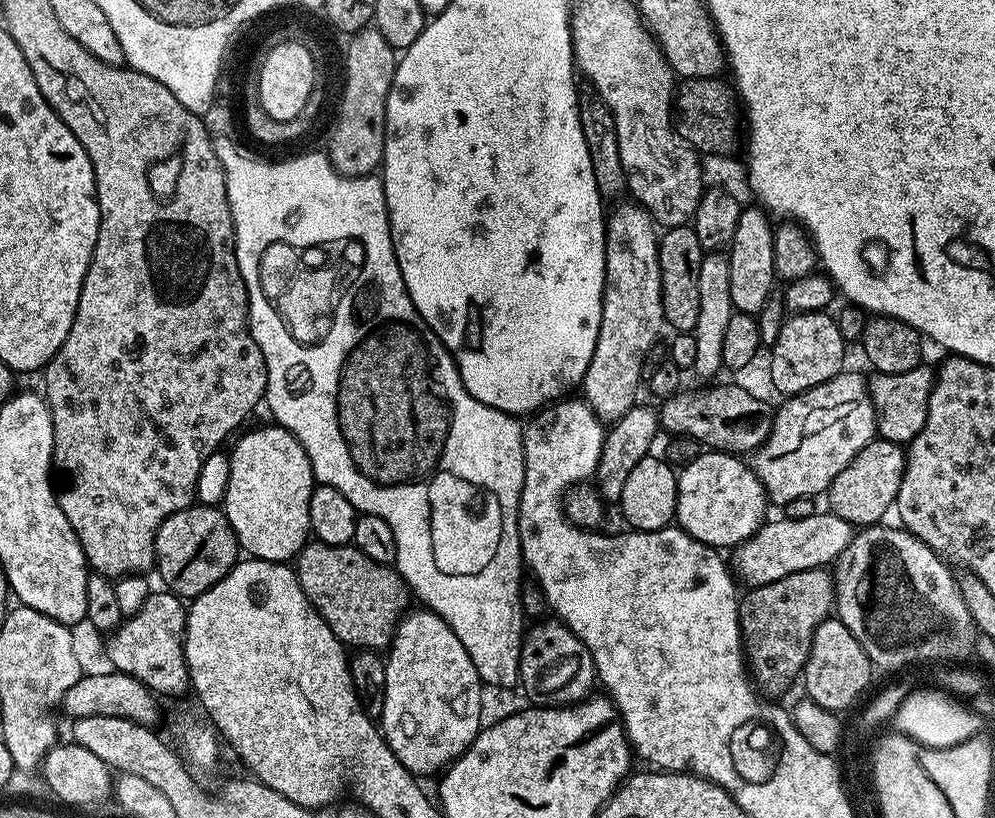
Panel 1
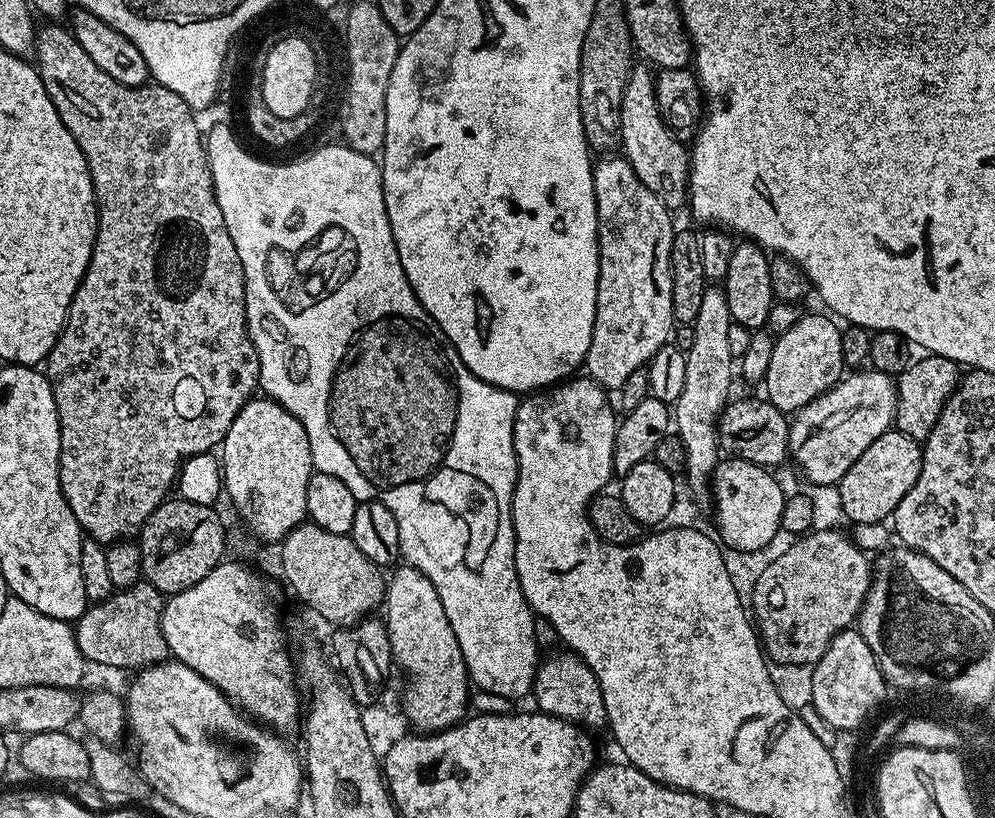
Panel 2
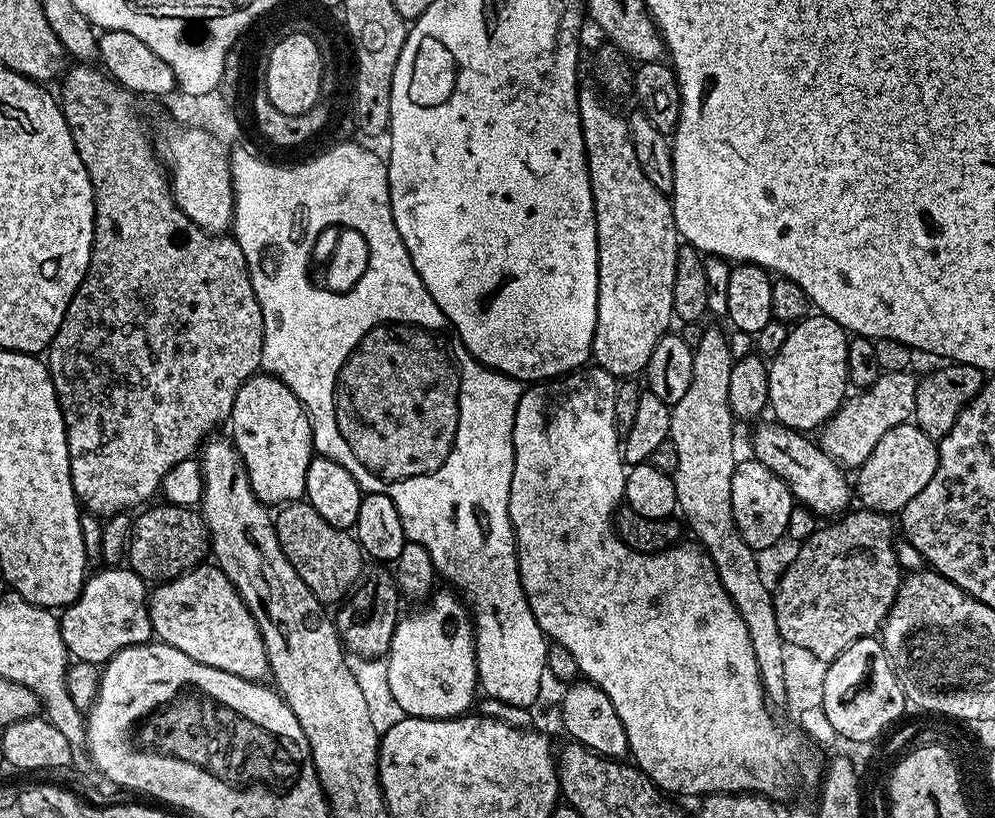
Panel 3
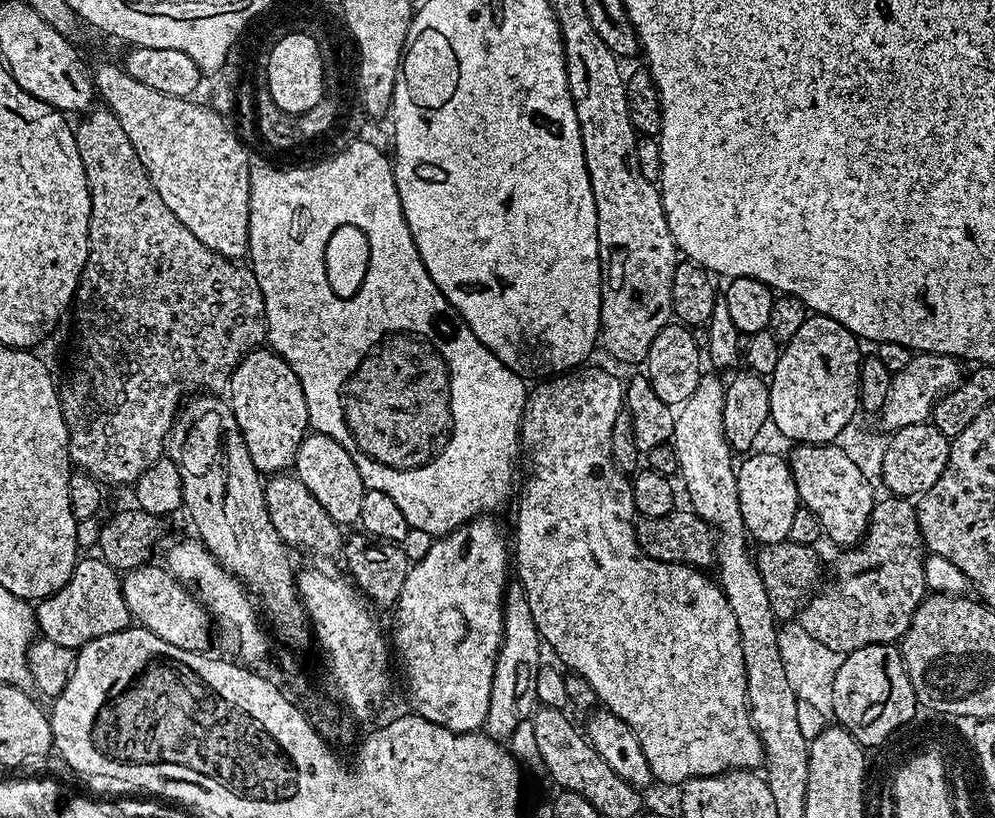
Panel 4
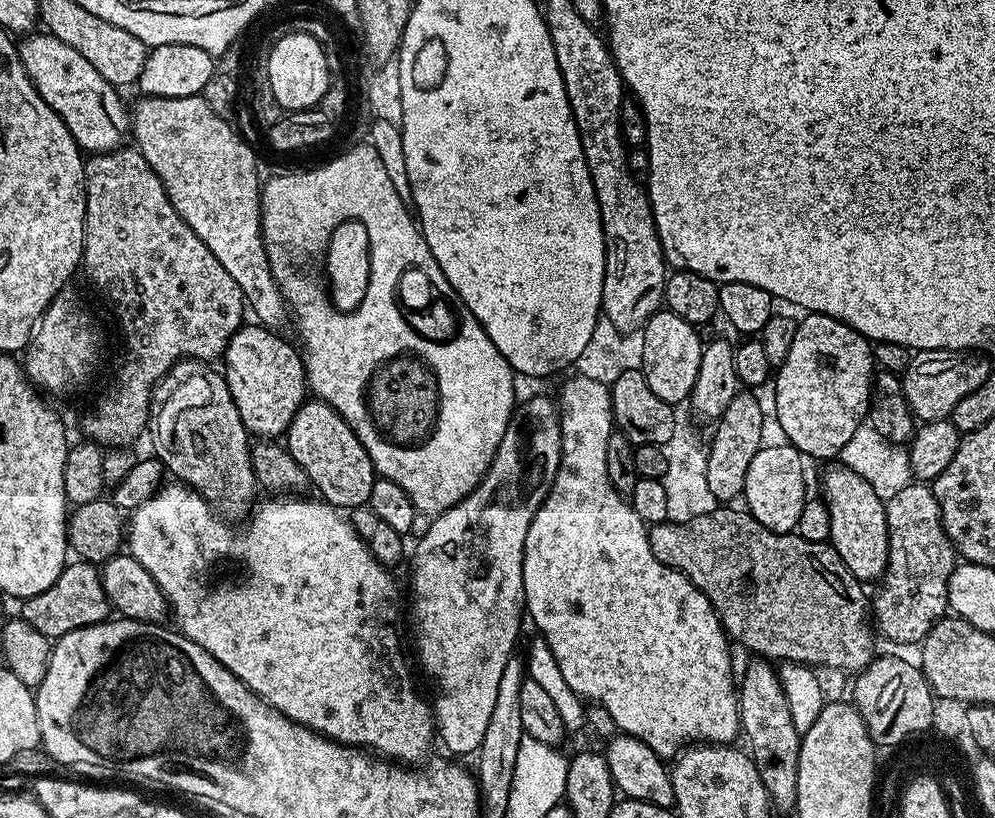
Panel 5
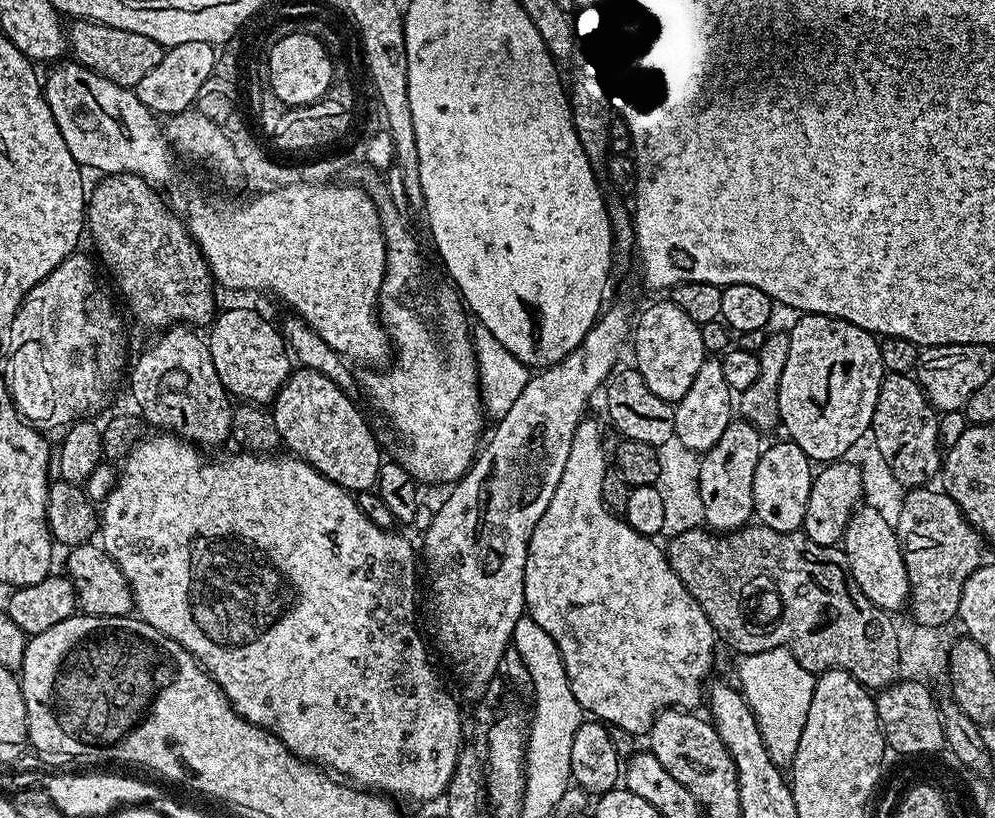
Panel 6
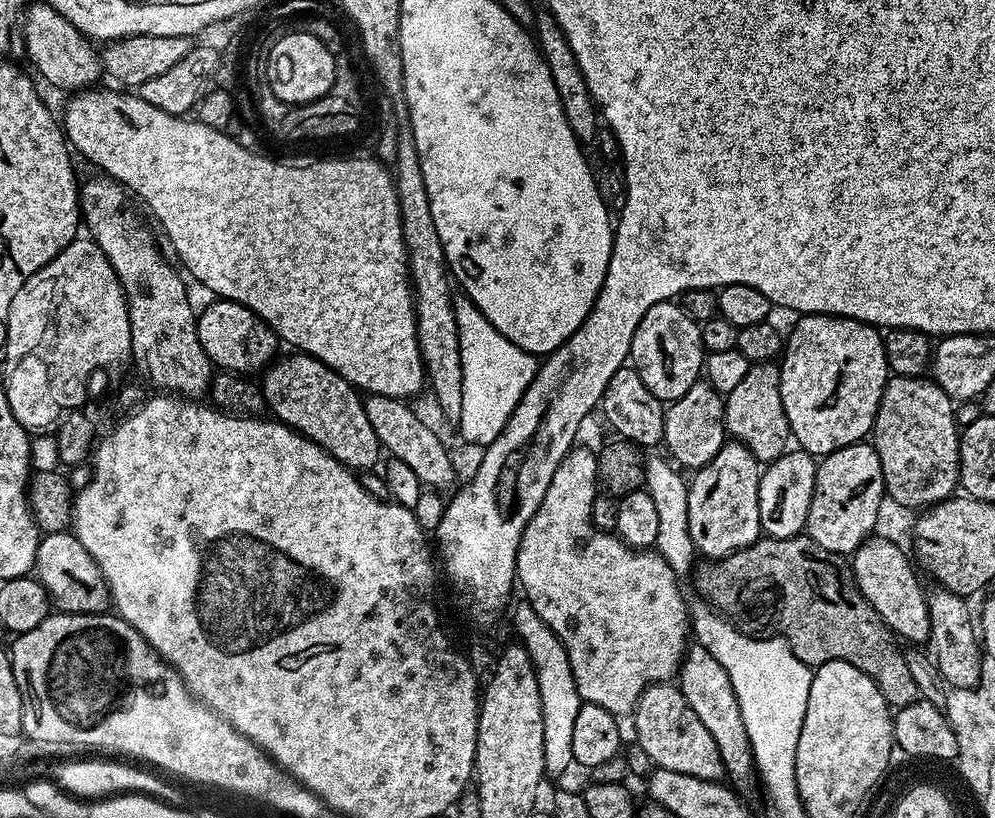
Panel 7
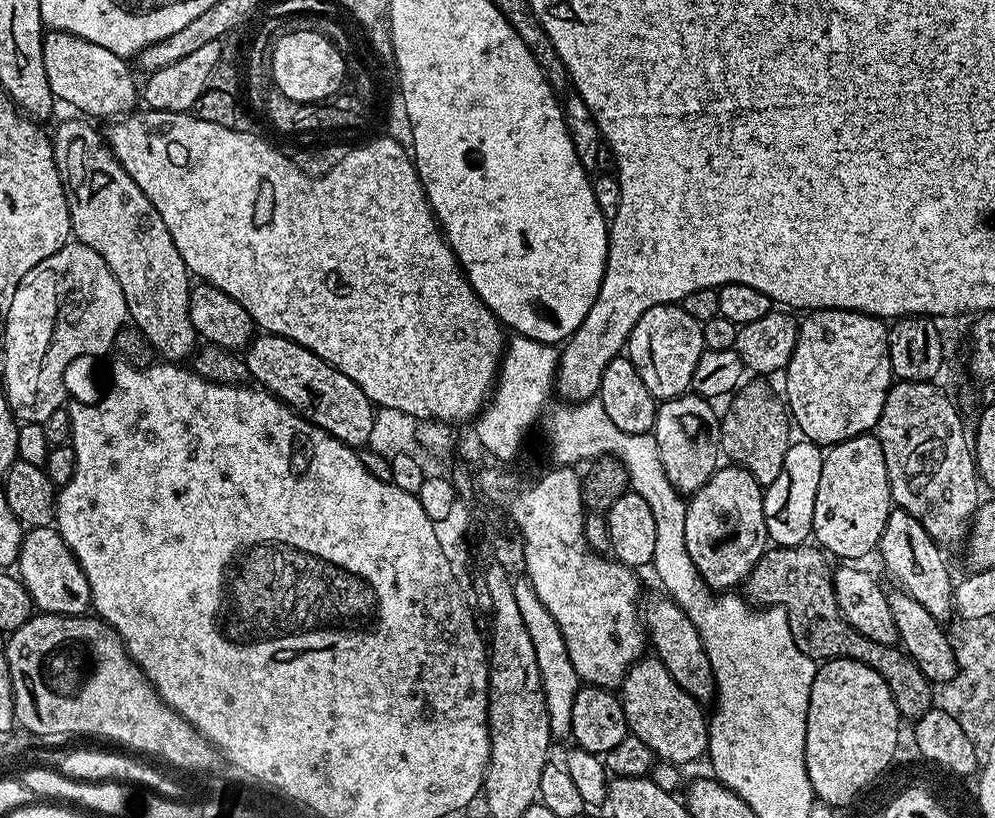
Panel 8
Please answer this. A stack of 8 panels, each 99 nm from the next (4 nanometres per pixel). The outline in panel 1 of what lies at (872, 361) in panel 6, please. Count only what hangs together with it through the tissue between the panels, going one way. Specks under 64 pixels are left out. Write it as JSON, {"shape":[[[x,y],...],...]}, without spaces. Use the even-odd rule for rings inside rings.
{"shape":[[[827,311],[797,312],[785,319],[778,334],[778,342],[770,345],[772,353],[771,377],[785,397],[799,396],[814,386],[834,378],[845,367],[846,342],[838,330],[835,319]]]}

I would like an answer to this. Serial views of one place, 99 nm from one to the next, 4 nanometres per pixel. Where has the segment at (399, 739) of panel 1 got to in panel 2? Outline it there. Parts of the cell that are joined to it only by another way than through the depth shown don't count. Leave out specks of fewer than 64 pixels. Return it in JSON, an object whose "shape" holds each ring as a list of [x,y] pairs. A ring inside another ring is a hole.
{"shape":[[[406,563],[397,565],[392,571],[386,582],[384,608],[388,610],[386,625],[393,661],[398,666],[400,663],[408,679],[402,715],[421,733],[443,732],[461,723],[469,711],[468,667],[434,584],[416,567]]]}

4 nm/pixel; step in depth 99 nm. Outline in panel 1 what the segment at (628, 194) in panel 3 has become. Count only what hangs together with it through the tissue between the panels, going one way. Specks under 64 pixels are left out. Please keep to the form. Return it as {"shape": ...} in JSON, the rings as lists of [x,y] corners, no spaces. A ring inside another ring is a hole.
{"shape":[[[627,202],[628,204],[617,203],[616,209],[609,211],[606,216],[604,225],[604,305],[602,306],[602,322],[598,330],[598,342],[594,346],[594,354],[590,358],[590,366],[586,370],[582,381],[583,399],[588,401],[588,405],[596,411],[597,416],[601,421],[614,422],[622,414],[626,414],[637,403],[636,391],[642,388],[640,375],[642,374],[643,360],[648,352],[657,347],[660,336],[660,331],[665,331],[666,325],[664,322],[664,307],[662,306],[662,274],[660,273],[660,241],[658,239],[658,225],[652,219],[652,215],[644,209],[640,204],[635,202]]]}

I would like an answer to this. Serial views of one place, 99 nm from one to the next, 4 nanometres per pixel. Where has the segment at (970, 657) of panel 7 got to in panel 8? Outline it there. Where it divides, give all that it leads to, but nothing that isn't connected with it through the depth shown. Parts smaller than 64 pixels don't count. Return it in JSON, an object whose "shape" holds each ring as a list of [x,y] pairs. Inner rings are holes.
{"shape":[[[893,507],[880,539],[878,556],[884,559],[884,568],[897,580],[899,591],[910,594],[914,602],[919,602],[935,620],[945,621],[953,613],[952,590],[954,576],[944,565],[941,545],[918,523],[910,513]]]}

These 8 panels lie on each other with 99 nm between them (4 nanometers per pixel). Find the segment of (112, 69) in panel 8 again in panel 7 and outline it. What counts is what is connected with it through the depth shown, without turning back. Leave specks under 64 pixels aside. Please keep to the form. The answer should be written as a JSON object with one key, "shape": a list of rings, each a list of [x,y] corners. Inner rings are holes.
{"shape":[[[46,2],[40,4],[29,3],[22,13],[22,35],[24,38],[24,52],[26,56],[32,59],[32,64],[53,84],[56,88],[72,88],[71,90],[84,90],[92,84],[96,79],[101,79],[102,65],[97,49],[92,49],[89,37],[80,32],[73,24],[71,24],[65,16],[58,14],[58,10],[54,10]]]}

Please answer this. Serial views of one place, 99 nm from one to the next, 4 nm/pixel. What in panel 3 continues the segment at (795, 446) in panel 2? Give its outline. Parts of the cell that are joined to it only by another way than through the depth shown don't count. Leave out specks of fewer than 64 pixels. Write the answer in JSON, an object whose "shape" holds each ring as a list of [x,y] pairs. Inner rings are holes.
{"shape":[[[911,371],[883,373],[878,382],[874,382],[874,386],[863,389],[857,395],[860,396],[857,400],[845,399],[840,409],[819,429],[820,449],[845,469],[859,469],[860,464],[866,462],[866,458],[870,458],[870,450],[878,446],[878,438],[882,438],[886,430],[899,424],[907,424],[913,419],[918,380],[912,375]]]}

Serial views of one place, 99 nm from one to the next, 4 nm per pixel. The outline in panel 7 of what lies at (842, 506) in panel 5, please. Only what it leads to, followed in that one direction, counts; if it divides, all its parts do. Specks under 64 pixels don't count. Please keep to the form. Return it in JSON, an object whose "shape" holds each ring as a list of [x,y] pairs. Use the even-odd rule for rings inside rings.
{"shape":[[[873,534],[869,536],[867,540],[864,540],[862,542],[862,546],[858,546],[858,550],[856,552],[852,553],[850,557],[850,567],[852,569],[852,574],[856,582],[856,588],[866,598],[866,602],[870,605],[870,607],[872,607],[872,609],[874,609],[875,612],[879,614],[880,620],[883,622],[883,624],[886,625],[887,628],[893,632],[893,634],[899,637],[901,641],[909,640],[907,642],[909,645],[920,646],[923,645],[925,641],[929,639],[929,636],[931,634],[931,620],[928,617],[928,596],[926,595],[926,591],[924,592],[923,586],[920,585],[919,578],[916,577],[914,573],[912,573],[913,561],[910,559],[910,556],[909,556],[910,561],[908,561],[908,556],[906,553],[904,553],[904,551],[905,549],[901,547],[901,545],[895,544],[894,542],[890,542],[886,538],[882,538],[881,536]]]}

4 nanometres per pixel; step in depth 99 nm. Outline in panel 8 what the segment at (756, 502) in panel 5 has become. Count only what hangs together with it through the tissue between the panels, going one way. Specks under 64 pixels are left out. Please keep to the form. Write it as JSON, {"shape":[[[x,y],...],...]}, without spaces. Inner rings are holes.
{"shape":[[[803,438],[789,443],[778,478],[763,489],[764,517],[768,539],[781,548],[799,548],[812,536],[814,498],[818,498],[818,478],[822,478],[824,452],[821,445]]]}

